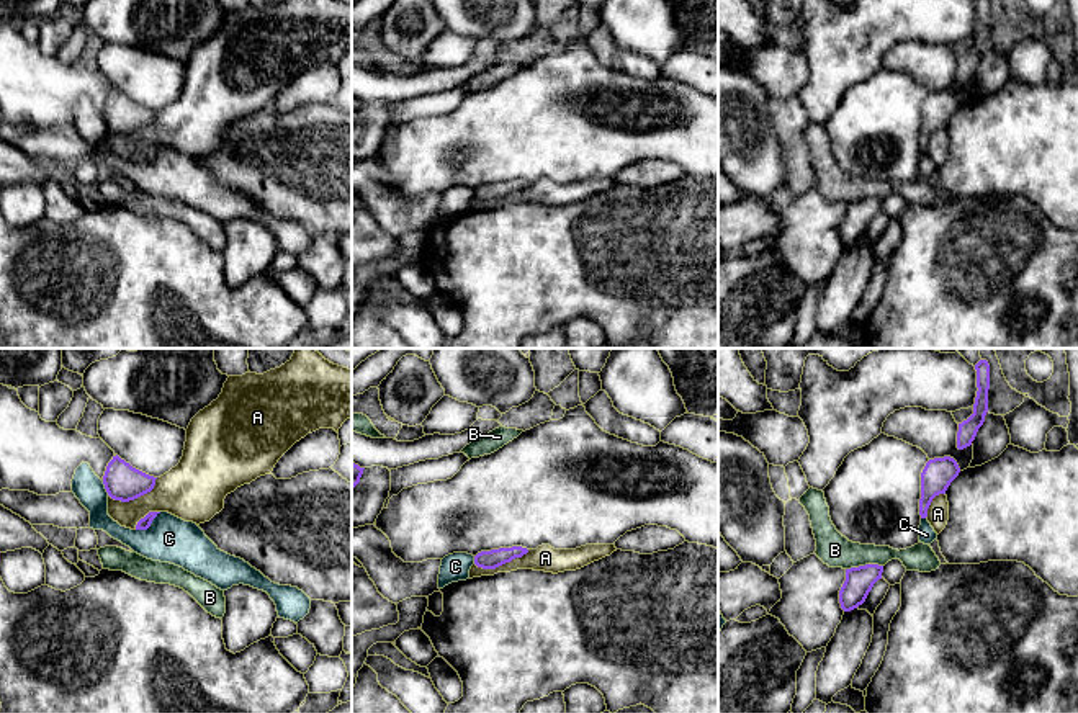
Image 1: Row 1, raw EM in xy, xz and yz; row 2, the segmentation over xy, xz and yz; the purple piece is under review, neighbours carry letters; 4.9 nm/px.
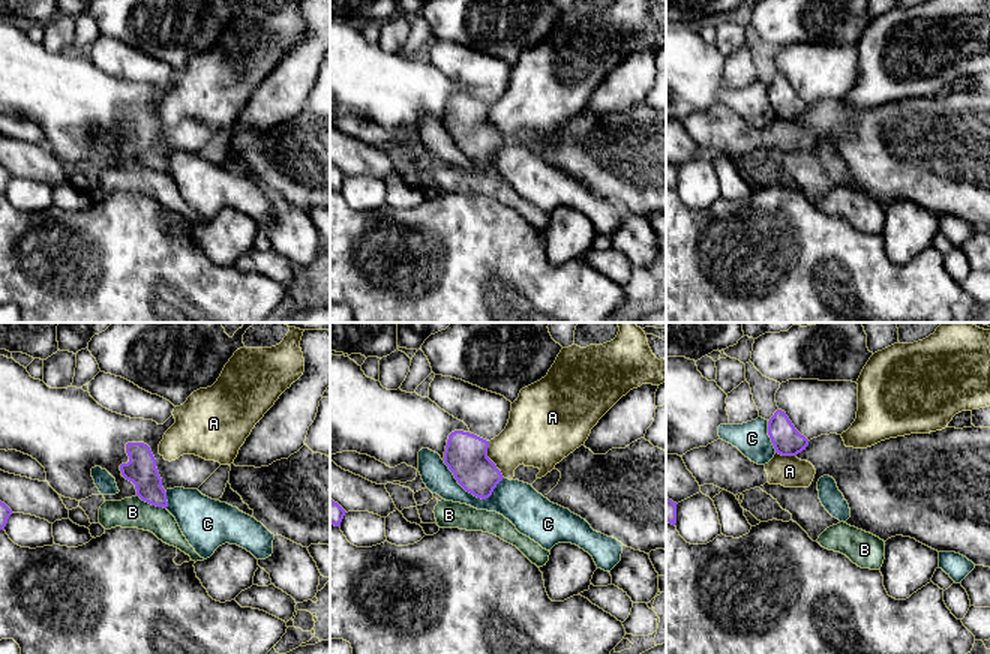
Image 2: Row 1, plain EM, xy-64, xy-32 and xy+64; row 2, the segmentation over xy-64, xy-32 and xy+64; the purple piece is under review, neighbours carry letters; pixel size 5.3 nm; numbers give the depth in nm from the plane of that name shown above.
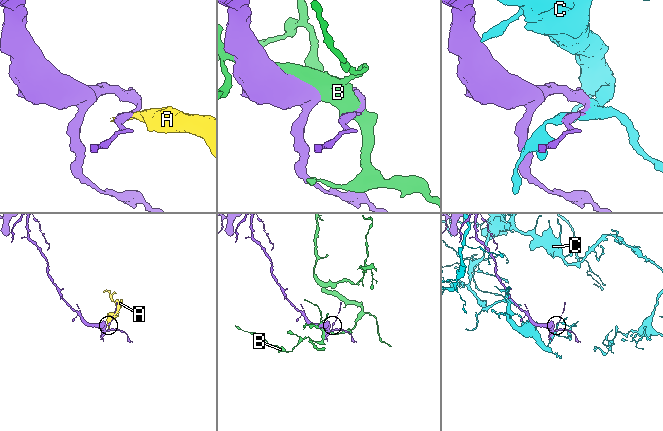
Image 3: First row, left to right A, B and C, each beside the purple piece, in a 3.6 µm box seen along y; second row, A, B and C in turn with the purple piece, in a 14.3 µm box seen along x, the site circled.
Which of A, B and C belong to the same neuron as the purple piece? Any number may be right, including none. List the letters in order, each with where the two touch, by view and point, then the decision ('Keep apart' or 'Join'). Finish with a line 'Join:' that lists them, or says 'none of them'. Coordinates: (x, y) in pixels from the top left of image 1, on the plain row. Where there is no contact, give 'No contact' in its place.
A: Touches purple at xy (134, 131). Keep apart
B: Touches purple at yz (866, 198). Keep apart
C: Touches purple at xy (149, 159). Keep apart
Join: none of them

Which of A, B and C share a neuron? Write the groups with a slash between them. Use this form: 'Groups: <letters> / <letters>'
Groups: A / B / C

